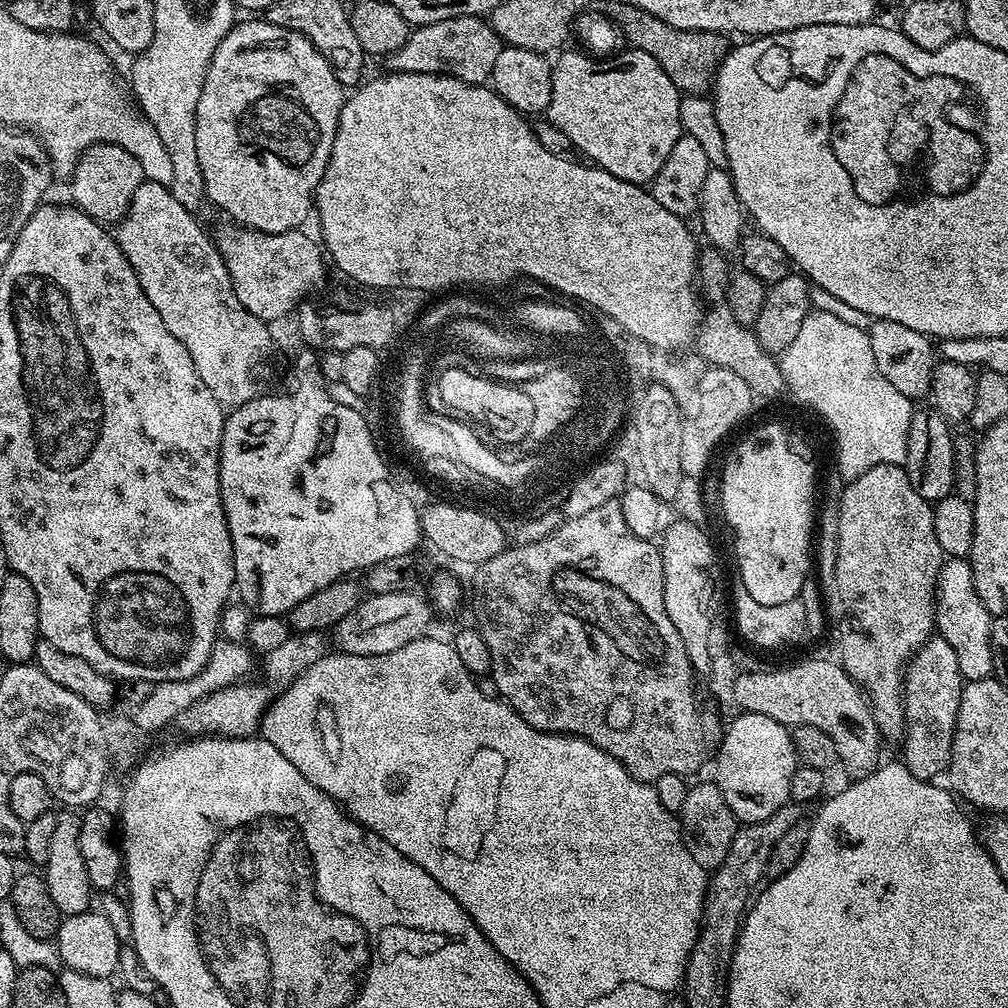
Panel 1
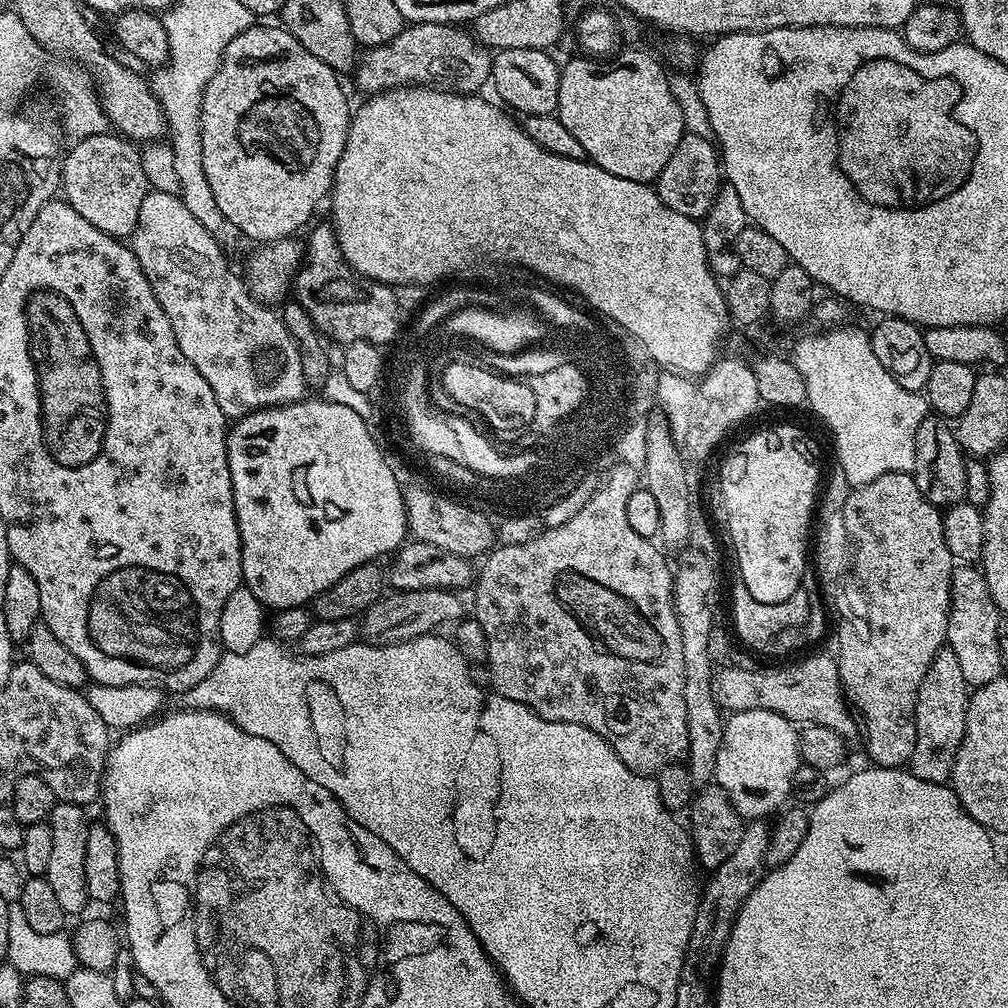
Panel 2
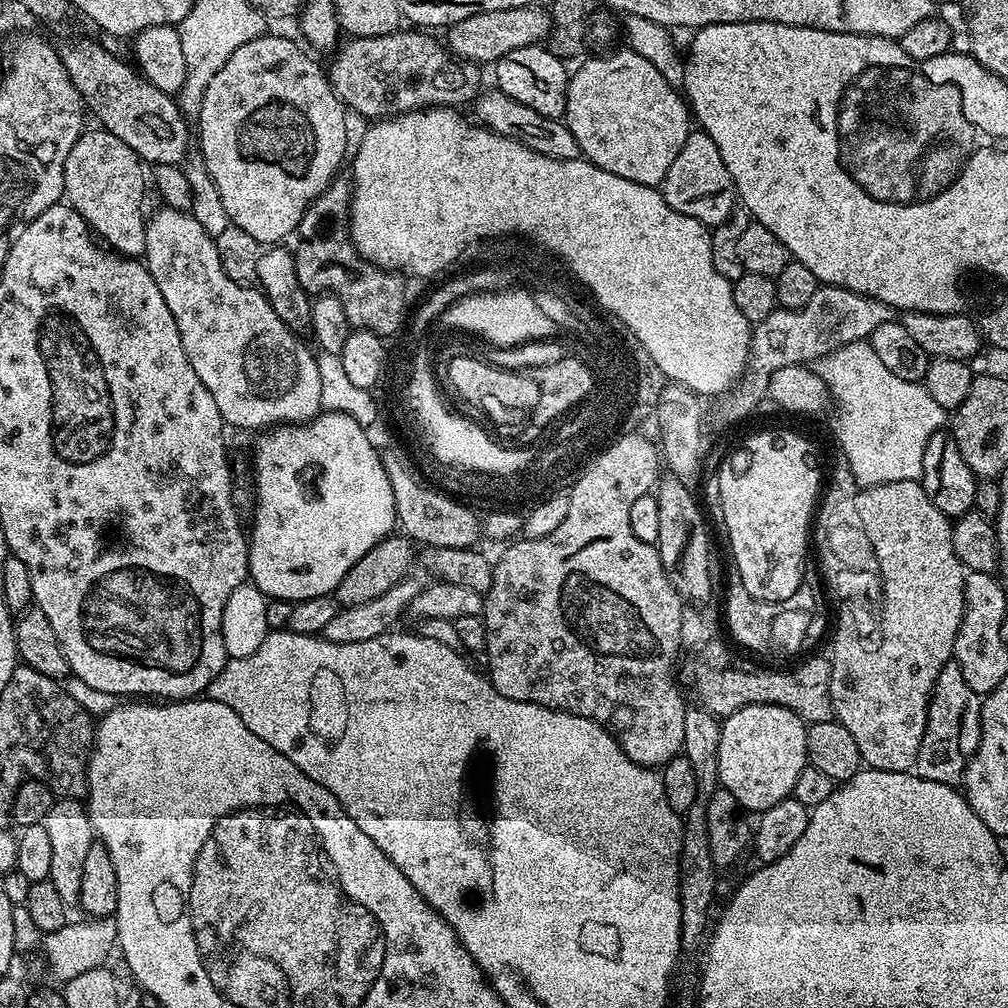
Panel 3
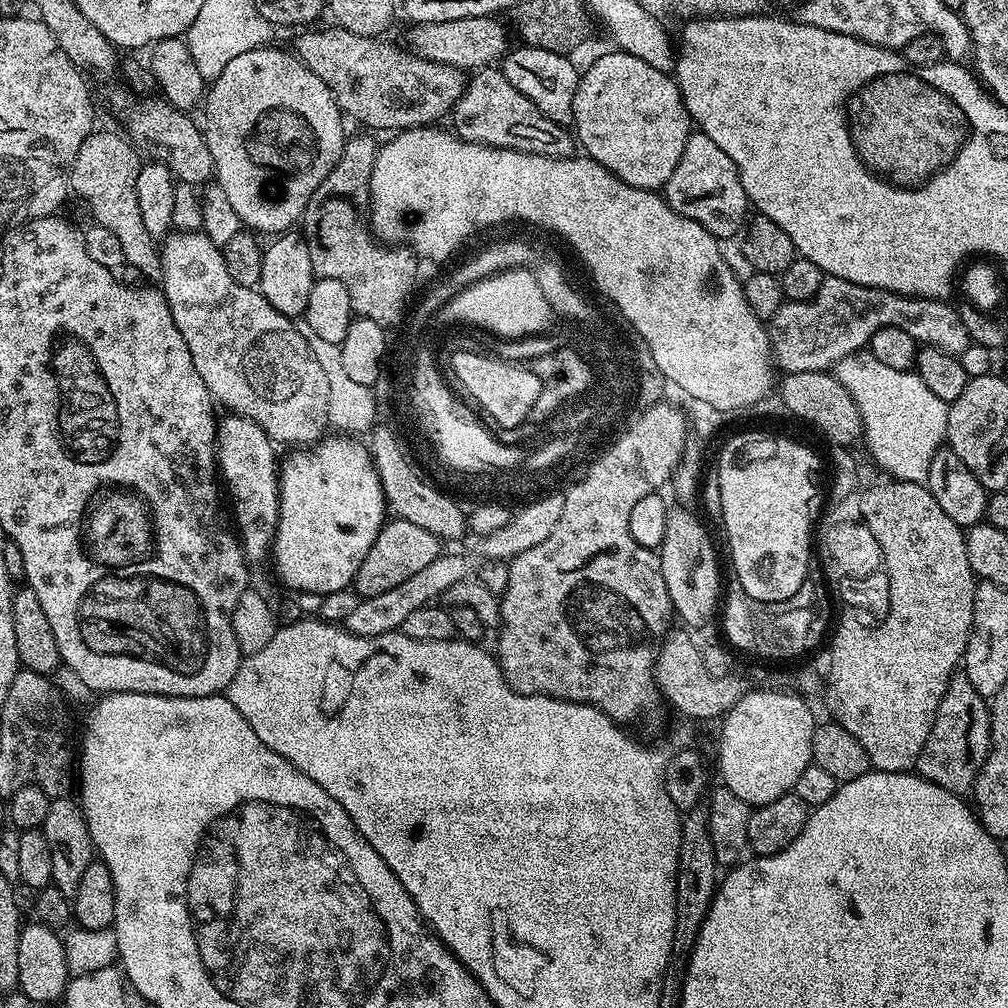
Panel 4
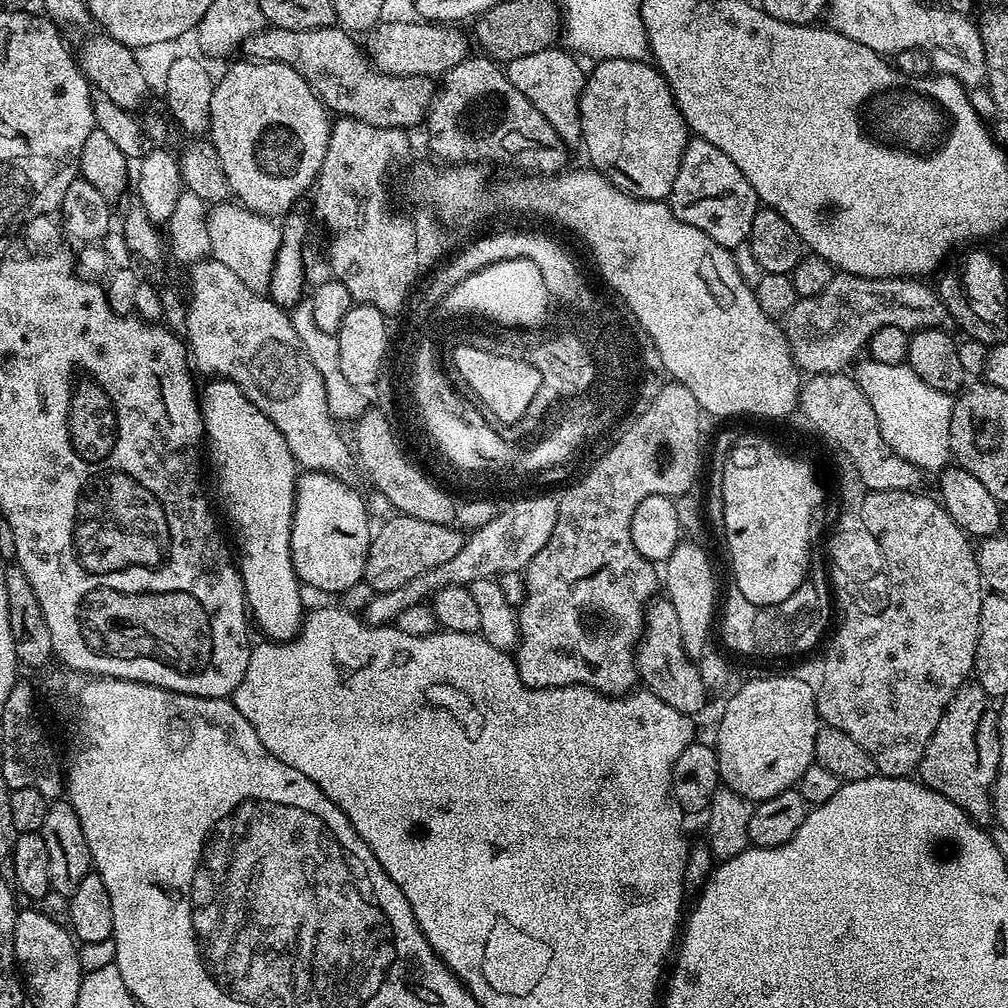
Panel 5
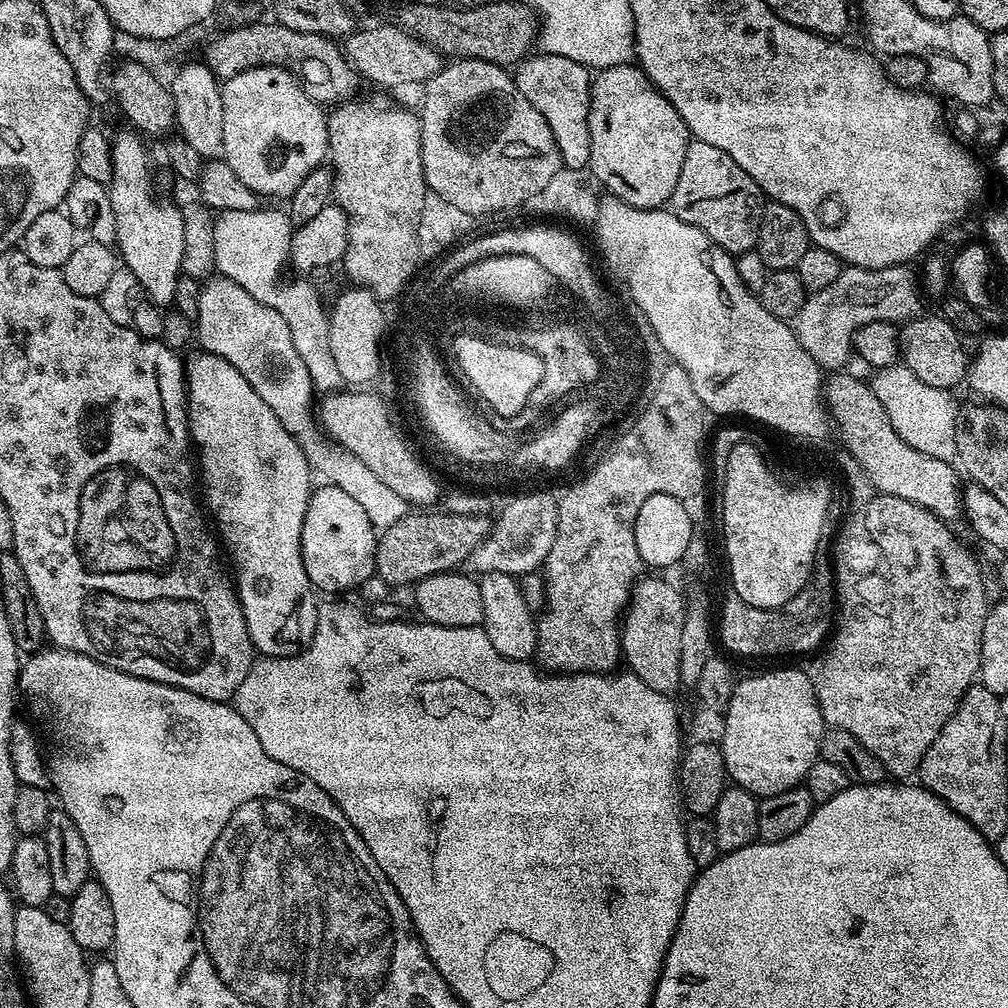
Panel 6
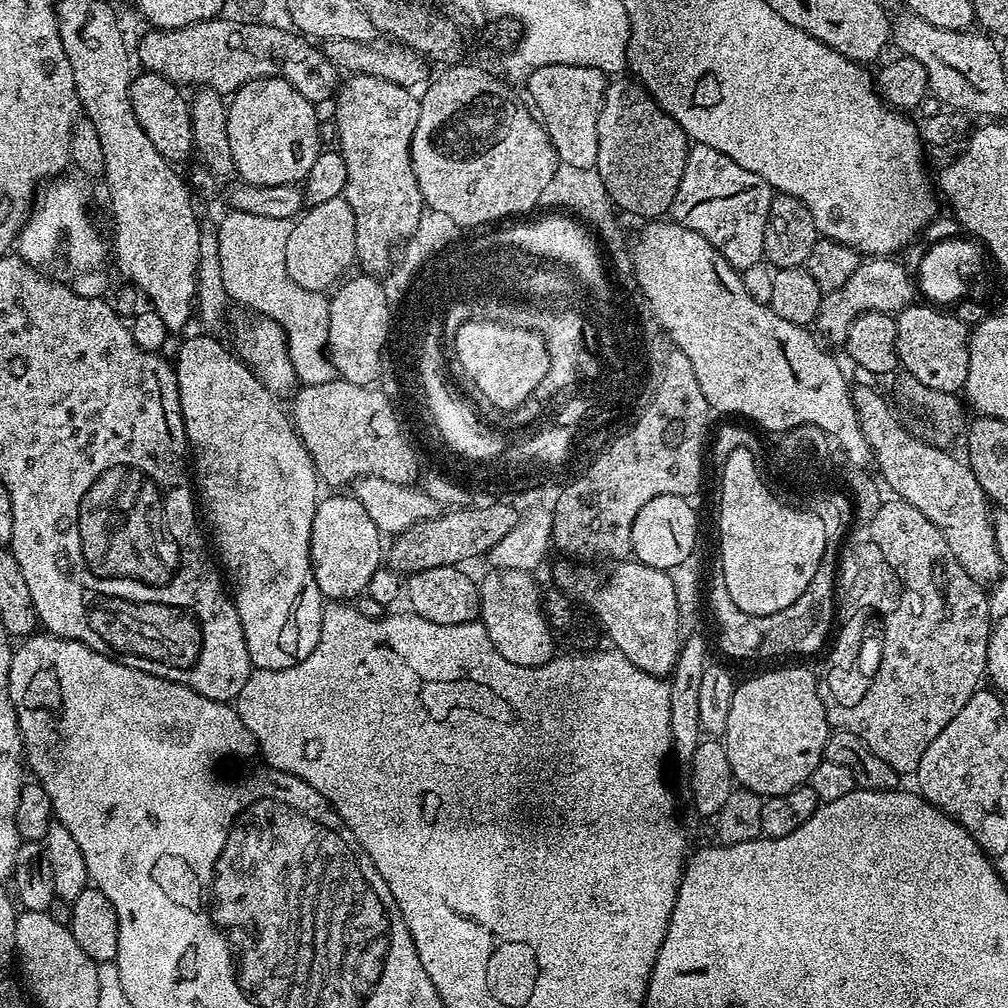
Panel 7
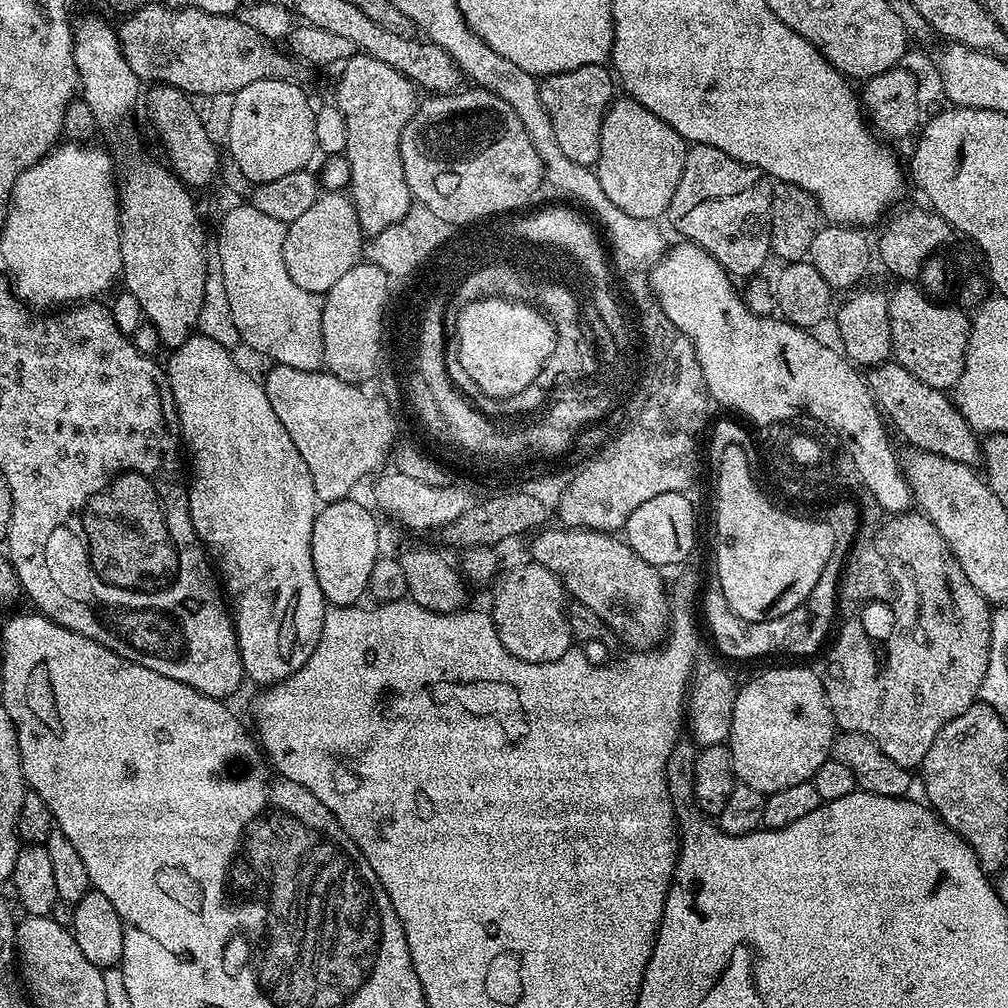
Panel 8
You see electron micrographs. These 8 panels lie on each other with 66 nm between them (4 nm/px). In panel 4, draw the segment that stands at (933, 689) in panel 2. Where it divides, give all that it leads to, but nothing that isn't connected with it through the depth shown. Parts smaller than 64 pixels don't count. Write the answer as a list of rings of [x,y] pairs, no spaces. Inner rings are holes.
[[[962,674],[953,676],[938,706],[930,738],[926,738],[926,746],[916,760],[915,771],[924,779],[950,790],[955,796],[967,797],[973,791],[992,749],[989,705],[985,696],[970,686],[970,678]]]

